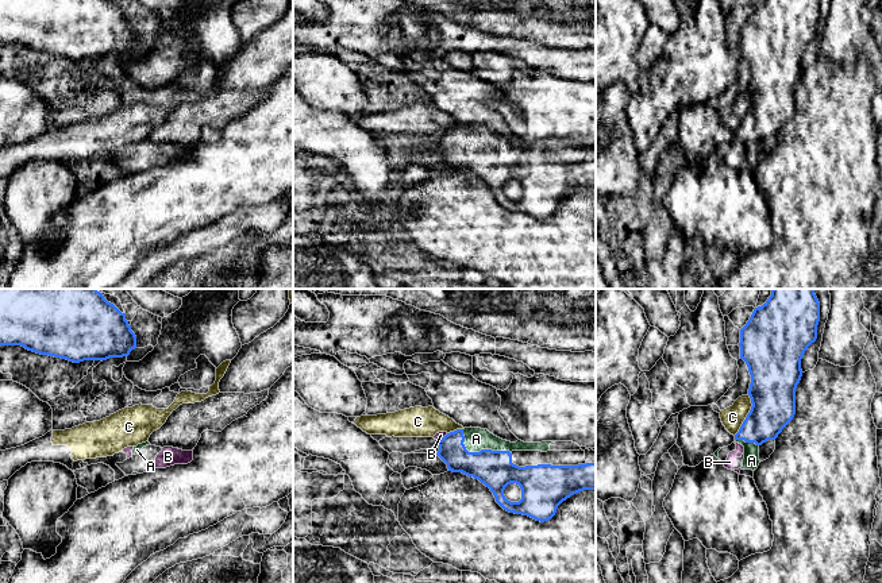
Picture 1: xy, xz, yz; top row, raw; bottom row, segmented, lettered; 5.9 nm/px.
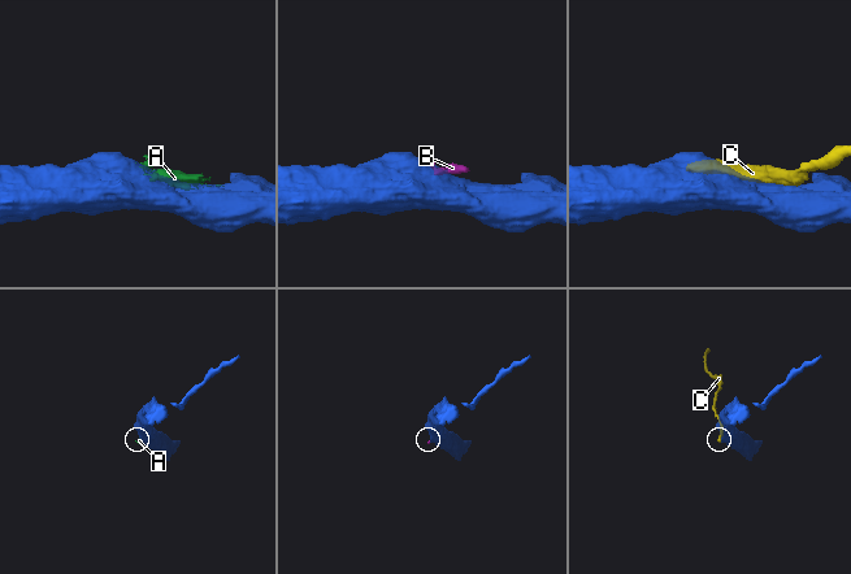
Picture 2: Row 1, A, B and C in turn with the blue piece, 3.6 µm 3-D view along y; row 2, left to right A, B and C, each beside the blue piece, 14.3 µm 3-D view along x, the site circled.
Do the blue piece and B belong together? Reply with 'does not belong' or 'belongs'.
does not belong

